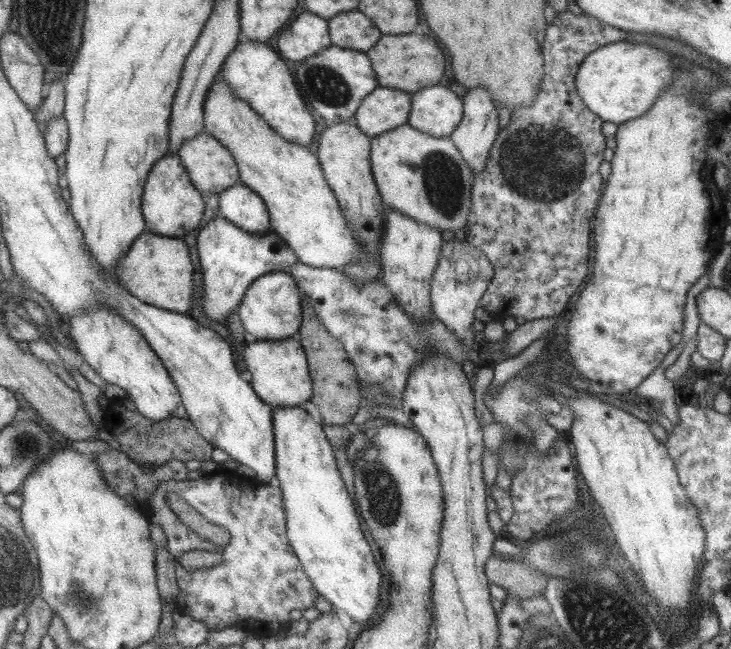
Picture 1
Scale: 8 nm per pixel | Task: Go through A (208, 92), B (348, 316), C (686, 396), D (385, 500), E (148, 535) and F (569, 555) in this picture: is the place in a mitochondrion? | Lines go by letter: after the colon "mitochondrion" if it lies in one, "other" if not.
A: other
B: mitochondrion
C: other
D: mitochondrion
E: other
F: mitochondrion

